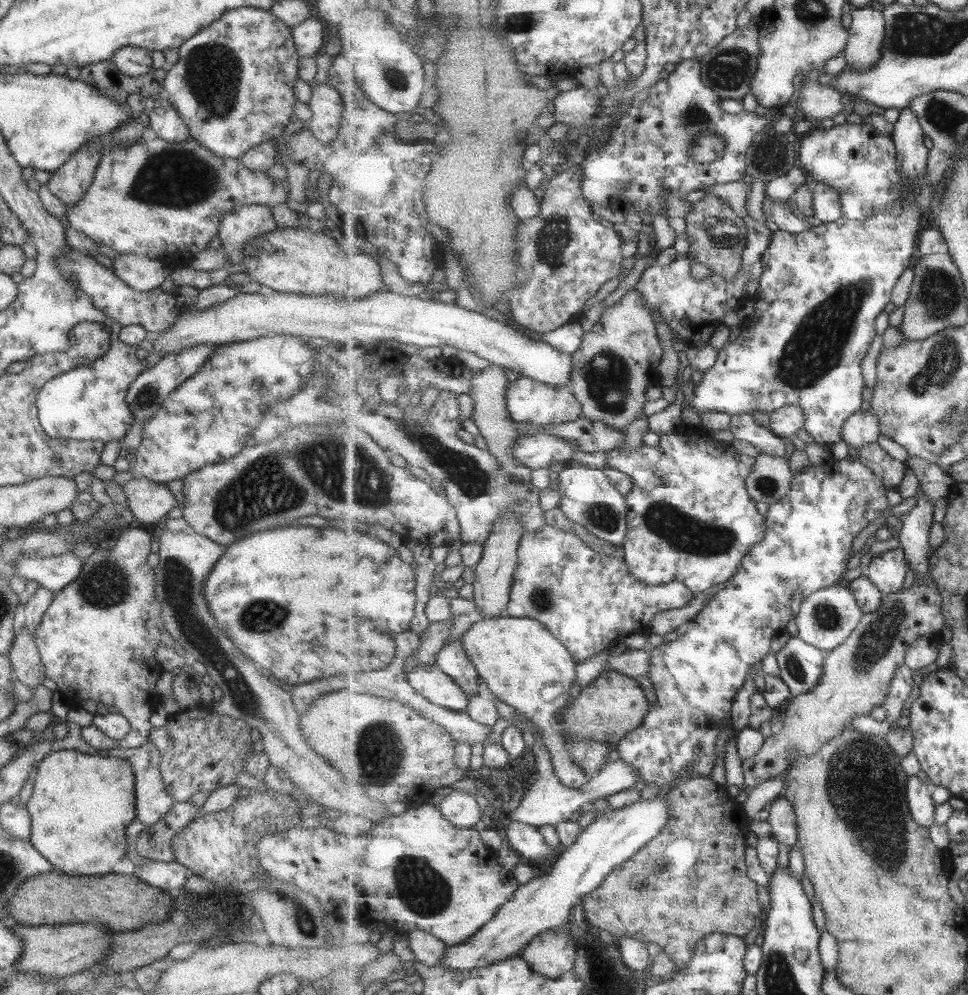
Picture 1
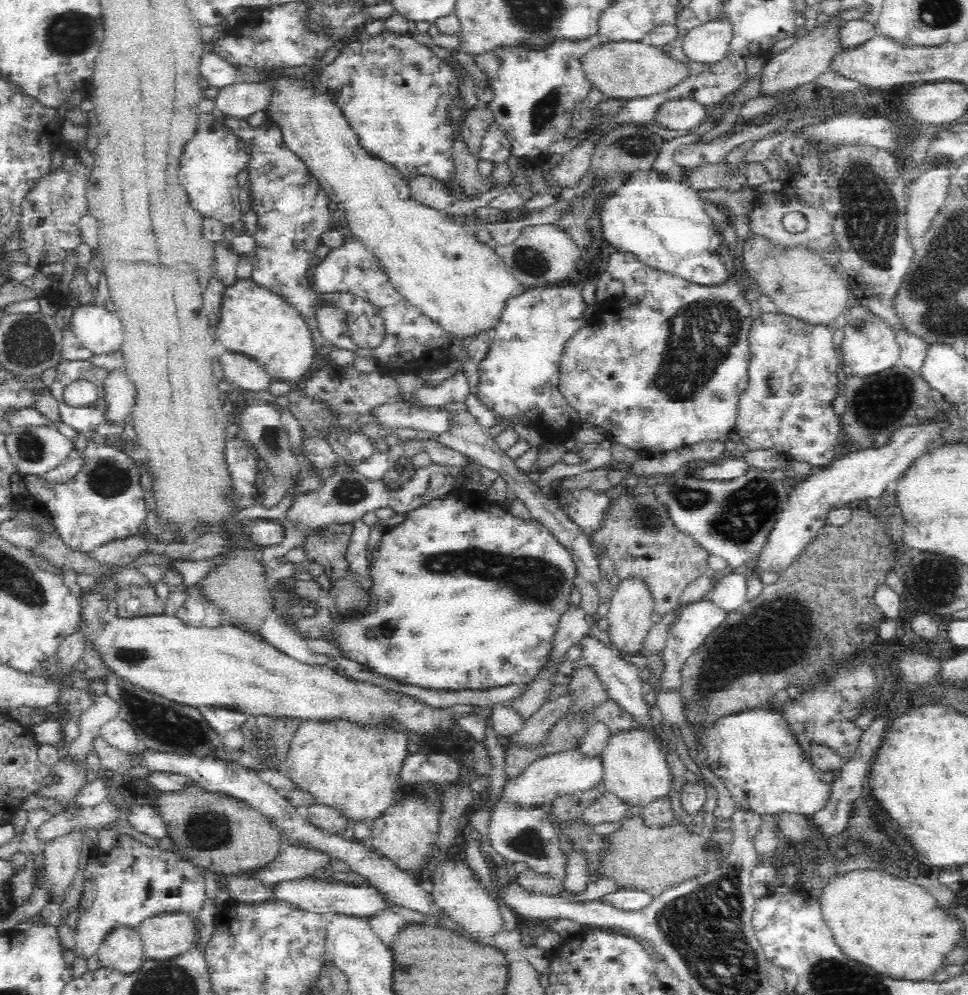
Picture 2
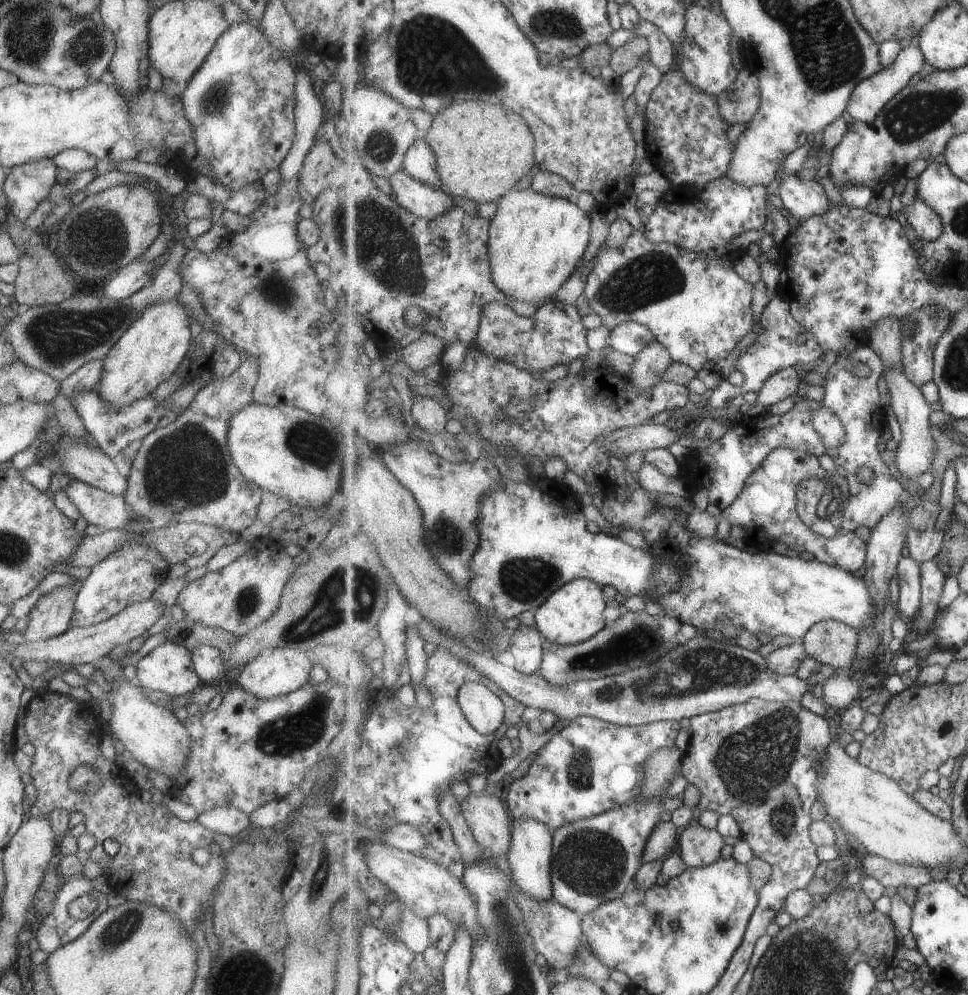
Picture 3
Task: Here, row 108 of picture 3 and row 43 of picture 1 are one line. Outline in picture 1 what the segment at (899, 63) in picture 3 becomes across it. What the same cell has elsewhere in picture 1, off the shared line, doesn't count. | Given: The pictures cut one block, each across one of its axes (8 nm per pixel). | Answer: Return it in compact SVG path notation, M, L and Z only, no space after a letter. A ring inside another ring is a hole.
M872 6L854 8L851 37L846 50L848 64L853 69L867 71L882 58L887 33L887 18Z

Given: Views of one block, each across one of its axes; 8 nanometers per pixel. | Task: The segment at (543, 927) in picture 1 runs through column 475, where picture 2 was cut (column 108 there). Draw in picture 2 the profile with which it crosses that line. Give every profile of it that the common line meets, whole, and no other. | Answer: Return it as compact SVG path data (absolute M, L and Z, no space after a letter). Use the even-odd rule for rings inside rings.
M118 928L100 946L97 955L101 966L124 976L136 974L144 966L145 956L136 930Z

